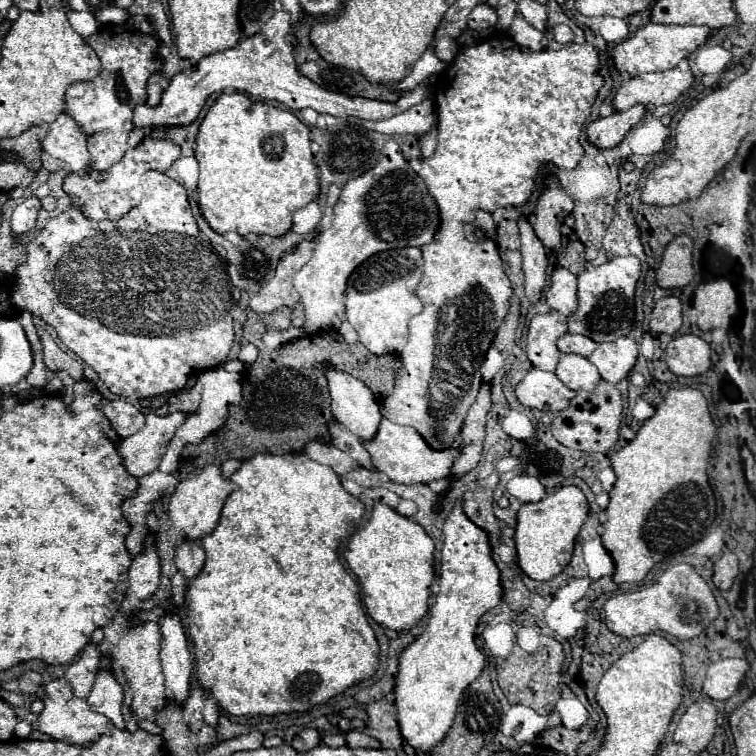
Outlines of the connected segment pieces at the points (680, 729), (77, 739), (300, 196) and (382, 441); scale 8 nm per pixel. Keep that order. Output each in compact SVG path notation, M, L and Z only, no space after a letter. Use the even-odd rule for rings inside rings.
M697 701L681 715L673 731L673 743L685 745L693 753L701 753L715 733L715 707L709 701Z
M57 677L53 681L49 681L45 685L45 709L39 715L39 723L37 727L51 735L53 739L65 741L65 743L73 743L73 745L89 745L93 741L97 741L103 733L107 735L111 731L111 721L105 719L105 715L93 711L87 703L87 699L81 699L77 695L73 695L73 689L69 687L69 681L65 677Z
M241 91L237 93L231 93L231 95L219 95L219 99L215 101L215 105L208 110L201 127L199 127L199 135L197 135L197 165L201 165L201 175L199 175L199 181L197 181L197 187L193 191L199 193L199 205L203 209L203 215L205 219L209 221L211 229L219 235L227 233L227 231L235 231L243 237L247 237L249 233L255 233L255 235L271 235L271 237L281 237L285 233L291 231L293 227L293 213L309 203L313 203L319 195L319 177L317 177L317 171L315 171L315 165L313 165L313 153L309 149L311 145L311 131L305 123L301 123L293 113L289 111L283 111L271 103L261 103L261 99L253 99L251 95L245 95Z
M381 419L373 439L363 441L363 445L373 459L373 469L379 473L385 473L395 483L429 483L435 479L445 479L449 473L451 461L457 455L457 449L449 449L449 451L429 449L425 439L417 435L415 429L393 425L387 419Z

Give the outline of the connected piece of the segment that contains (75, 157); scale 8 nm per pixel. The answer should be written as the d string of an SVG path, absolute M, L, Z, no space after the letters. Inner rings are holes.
M65 111L57 115L57 119L49 125L43 149L51 157L63 161L67 169L77 173L83 173L91 161L85 131L81 131L81 127L77 127L77 121Z

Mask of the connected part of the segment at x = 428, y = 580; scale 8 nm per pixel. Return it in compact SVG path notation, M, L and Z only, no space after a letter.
M377 503L373 507L369 521L351 537L347 551L343 553L349 569L355 573L355 577L359 579L365 591L363 601L371 619L391 629L409 629L429 611L427 599L429 599L433 577L435 577L433 575L433 551L435 551L433 539L415 521L399 515L395 509L387 507L385 503Z

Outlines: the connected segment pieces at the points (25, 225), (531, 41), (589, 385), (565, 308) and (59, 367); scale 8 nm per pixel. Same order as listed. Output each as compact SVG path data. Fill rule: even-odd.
M31 195L21 205L15 207L13 217L11 217L11 227L13 227L13 231L17 235L27 233L27 231L33 229L35 221L39 217L39 203L41 203L41 199L35 197L35 195Z
M515 15L513 25L509 27L509 35L513 37L515 43L519 43L519 45L525 47L525 49L531 49L531 51L539 51L539 49L541 49L543 33L535 31L535 29L523 19L523 15Z
M561 355L555 375L561 379L561 383L573 391L583 389L583 391L593 391L593 387L599 381L599 373L595 365L581 355Z
M555 267L551 275L551 285L547 287L547 293L545 293L547 305L563 315L569 315L577 305L575 291L577 291L575 275L565 267Z
M41 333L41 345L43 345L43 357L45 357L45 365L49 371L65 371L69 373L75 381L81 377L79 367L73 367L75 371L71 373L71 365L75 363L47 333Z

